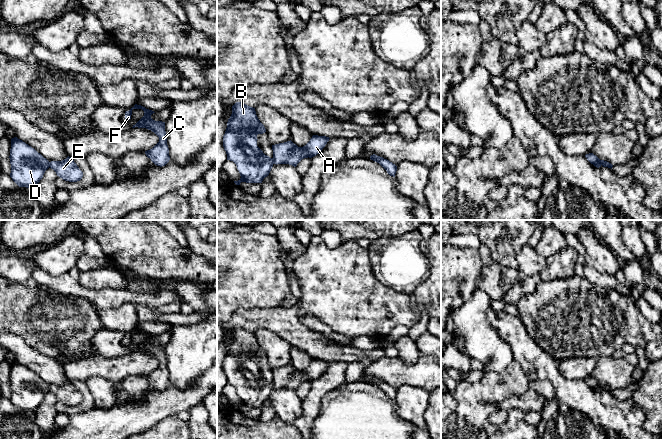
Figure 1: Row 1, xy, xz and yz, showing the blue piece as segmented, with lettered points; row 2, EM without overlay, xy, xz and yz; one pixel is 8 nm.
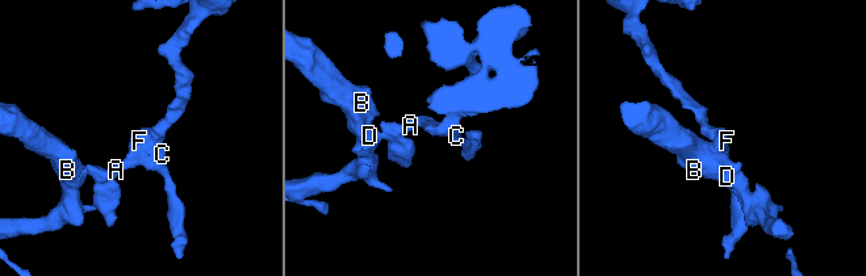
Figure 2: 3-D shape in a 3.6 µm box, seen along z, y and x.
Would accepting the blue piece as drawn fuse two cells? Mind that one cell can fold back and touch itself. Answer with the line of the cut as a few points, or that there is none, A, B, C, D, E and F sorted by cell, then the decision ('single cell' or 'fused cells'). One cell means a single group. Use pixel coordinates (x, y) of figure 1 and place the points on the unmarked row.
cut in xz along (272, 382), (274, 387); A C E F / B D; fused cells

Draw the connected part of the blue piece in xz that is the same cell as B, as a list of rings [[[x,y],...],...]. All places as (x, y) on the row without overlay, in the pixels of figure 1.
[[[236,326],[232,330],[232,338],[227,346],[227,352],[223,360],[223,371],[227,378],[227,384],[233,385],[240,397],[241,402],[234,405],[236,409],[241,406],[262,407],[273,391],[273,382],[265,379],[257,370],[257,359],[266,356],[264,349],[256,339],[255,332],[242,326]]]

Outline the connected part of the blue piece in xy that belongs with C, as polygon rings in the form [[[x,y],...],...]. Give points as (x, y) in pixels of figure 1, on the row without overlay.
[[[135,328],[129,335],[125,336],[126,344],[131,343],[133,333],[142,333],[144,335],[144,340],[133,349],[132,352],[146,352],[159,361],[159,366],[152,373],[145,375],[146,380],[150,382],[155,389],[160,391],[165,390],[170,384],[165,346],[153,344],[151,339],[155,336],[137,328]]]

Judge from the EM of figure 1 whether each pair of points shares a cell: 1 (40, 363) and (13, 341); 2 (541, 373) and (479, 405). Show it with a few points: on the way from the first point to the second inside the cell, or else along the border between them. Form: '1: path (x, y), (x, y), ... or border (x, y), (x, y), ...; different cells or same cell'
1: path (33, 360), (20, 348); same cell
2: border (515, 359), (530, 380); different cells

